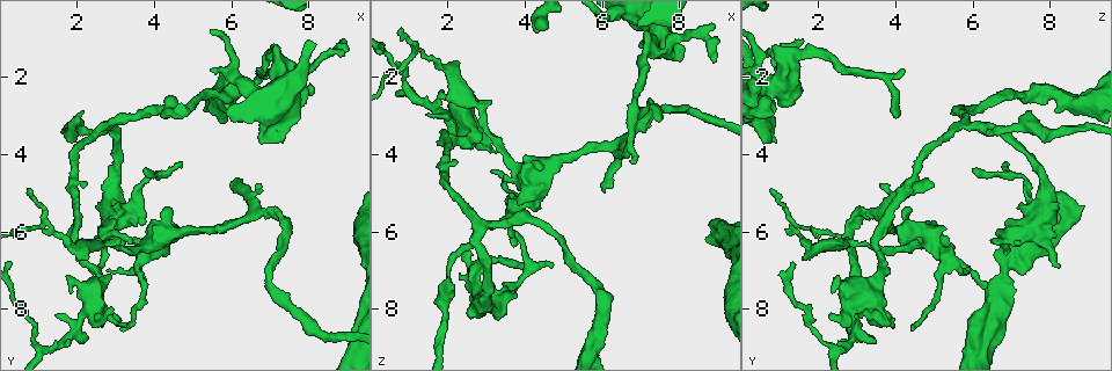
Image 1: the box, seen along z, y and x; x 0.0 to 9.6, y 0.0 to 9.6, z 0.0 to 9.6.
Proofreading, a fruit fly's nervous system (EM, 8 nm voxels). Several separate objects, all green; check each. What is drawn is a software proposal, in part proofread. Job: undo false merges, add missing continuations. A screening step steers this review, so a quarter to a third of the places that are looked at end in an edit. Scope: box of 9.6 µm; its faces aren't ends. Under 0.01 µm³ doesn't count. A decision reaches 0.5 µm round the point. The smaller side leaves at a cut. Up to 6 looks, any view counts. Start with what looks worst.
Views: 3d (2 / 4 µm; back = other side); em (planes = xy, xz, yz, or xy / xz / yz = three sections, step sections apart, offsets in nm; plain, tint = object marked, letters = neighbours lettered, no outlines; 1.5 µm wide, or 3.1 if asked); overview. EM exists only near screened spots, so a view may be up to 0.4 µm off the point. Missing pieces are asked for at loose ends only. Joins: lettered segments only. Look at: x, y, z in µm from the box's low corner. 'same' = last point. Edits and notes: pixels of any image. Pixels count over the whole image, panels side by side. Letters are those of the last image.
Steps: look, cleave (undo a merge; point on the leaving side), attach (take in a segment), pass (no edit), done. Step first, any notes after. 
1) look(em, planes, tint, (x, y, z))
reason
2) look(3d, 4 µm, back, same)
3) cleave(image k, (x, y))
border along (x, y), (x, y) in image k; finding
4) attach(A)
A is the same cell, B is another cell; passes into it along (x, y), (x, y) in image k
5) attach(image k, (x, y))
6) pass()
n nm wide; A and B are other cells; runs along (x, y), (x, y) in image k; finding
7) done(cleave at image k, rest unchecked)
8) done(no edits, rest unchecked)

look(em, planes, letters, (3.60, 6.40, 4.20))
thick turns thin

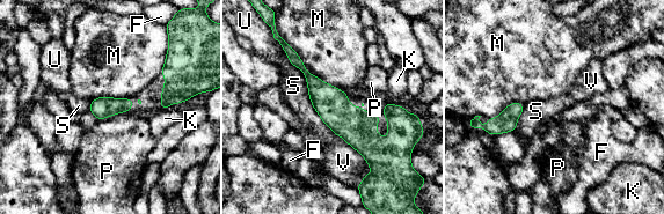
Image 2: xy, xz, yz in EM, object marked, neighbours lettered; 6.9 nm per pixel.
pass()
V touches over 650 nm; F, K, M, P, S, U and V are other cells; all the same neuron

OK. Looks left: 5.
look(em, xz, step 4, tint, (7.25, 5.65, 2.95))
sharp bend

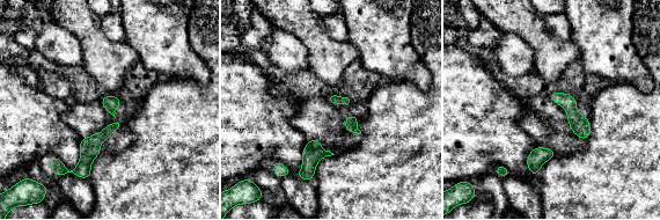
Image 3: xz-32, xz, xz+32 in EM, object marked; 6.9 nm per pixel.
look(em, planes, letters, same)

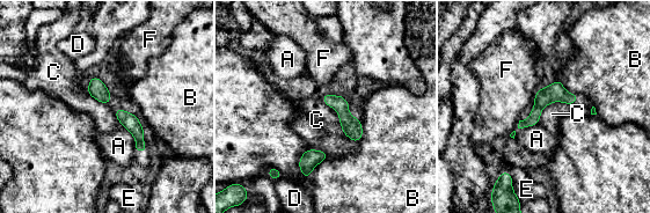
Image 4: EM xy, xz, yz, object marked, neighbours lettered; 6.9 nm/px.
pass()
110 nm wide; C touches over 280 nm; A, B, C, D, E and F are other cells; one neuron here

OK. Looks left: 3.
look(em, planes, letters, (2.45, 8.15, 2.30))
stops while still wide

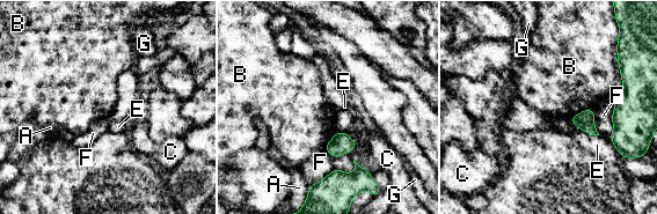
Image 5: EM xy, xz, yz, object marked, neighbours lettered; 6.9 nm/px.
pass()
A, B, C, E, F and G are other cells; no lettered segment goes on from it

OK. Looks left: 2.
done(no edits, rest unchecked)

